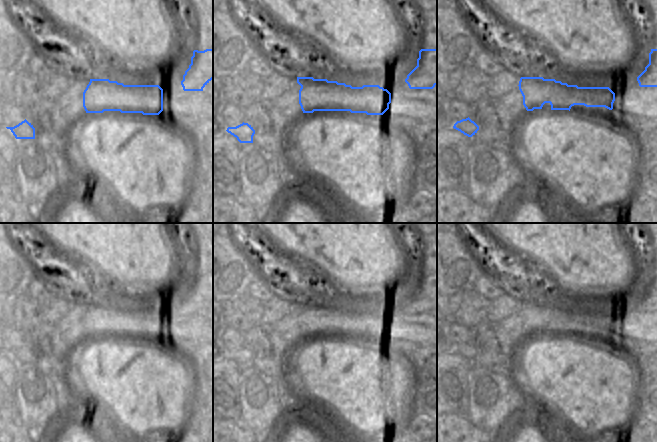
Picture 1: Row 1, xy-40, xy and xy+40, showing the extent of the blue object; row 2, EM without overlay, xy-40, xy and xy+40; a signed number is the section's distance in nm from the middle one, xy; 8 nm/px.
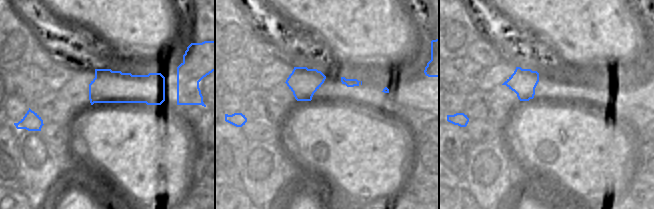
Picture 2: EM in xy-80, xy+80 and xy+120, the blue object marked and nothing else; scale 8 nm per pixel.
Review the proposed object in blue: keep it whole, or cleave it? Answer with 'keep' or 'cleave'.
cleave

